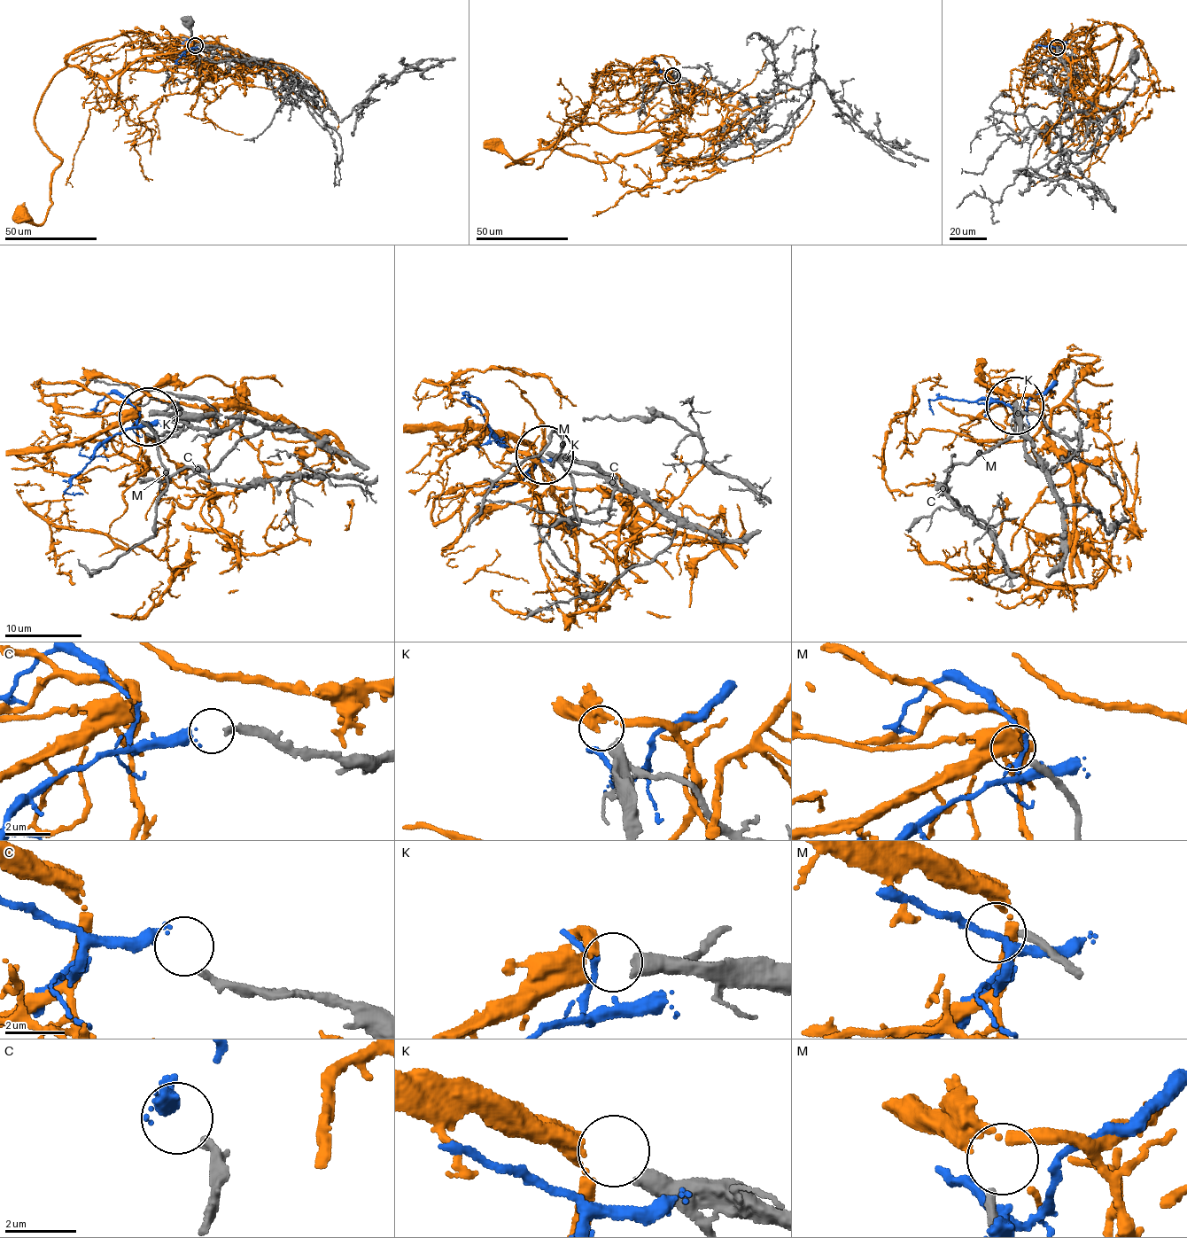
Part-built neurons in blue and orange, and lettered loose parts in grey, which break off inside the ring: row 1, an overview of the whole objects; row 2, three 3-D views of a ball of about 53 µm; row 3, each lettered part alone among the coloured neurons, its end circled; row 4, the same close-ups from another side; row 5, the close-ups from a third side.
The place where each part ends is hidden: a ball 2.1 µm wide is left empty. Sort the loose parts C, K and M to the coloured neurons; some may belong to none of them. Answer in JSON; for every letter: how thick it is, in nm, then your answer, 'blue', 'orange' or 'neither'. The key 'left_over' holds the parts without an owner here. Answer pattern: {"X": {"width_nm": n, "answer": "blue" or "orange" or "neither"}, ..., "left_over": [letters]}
{"C": {"width_nm": 260, "answer": "blue"}, "K": {"width_nm": 500, "answer": "orange"}, "M": {"width_nm": 280, "answer": "neither"}, "left_over": ["M"]}

